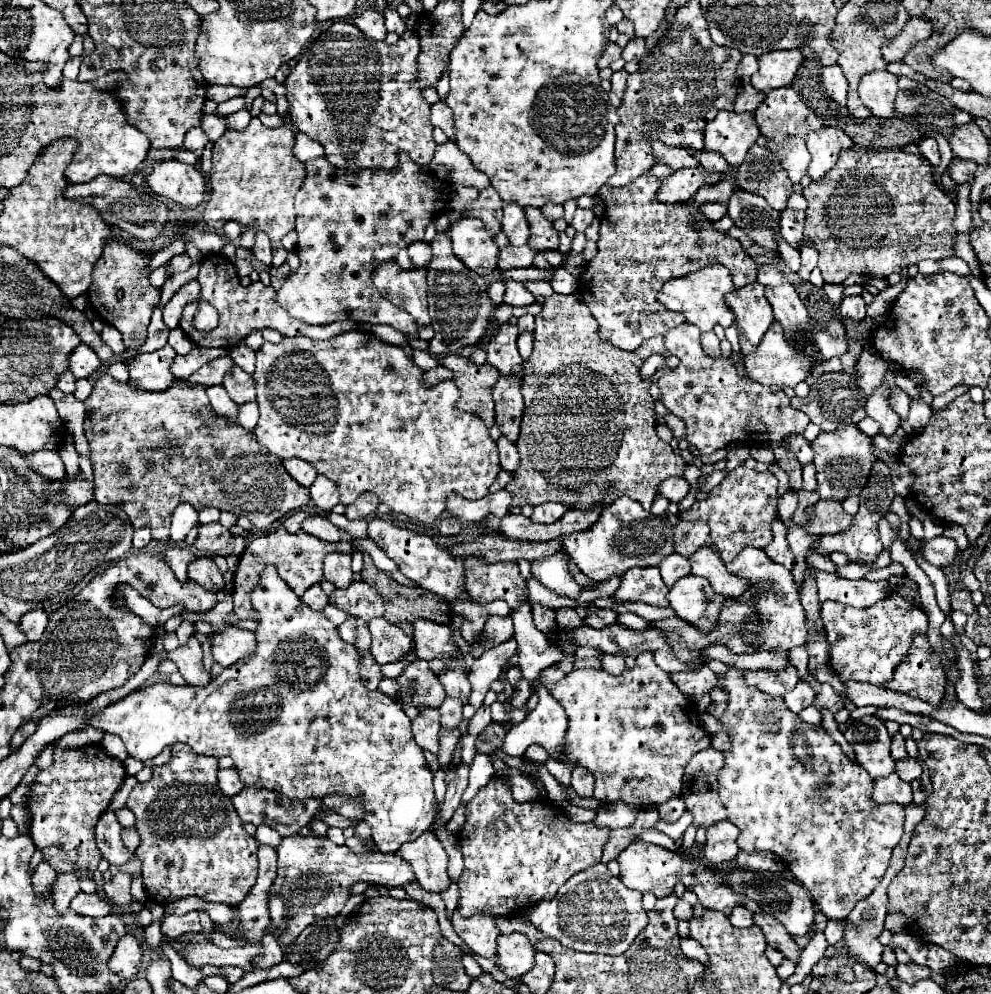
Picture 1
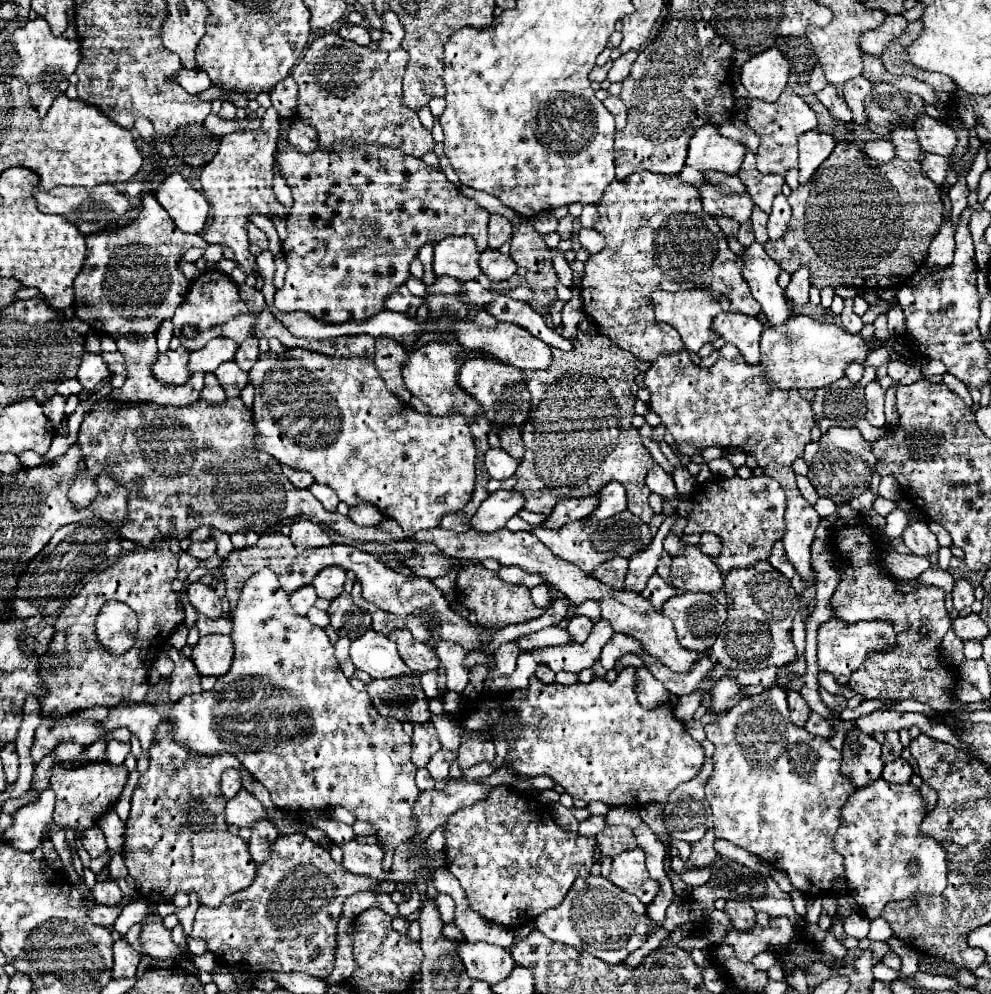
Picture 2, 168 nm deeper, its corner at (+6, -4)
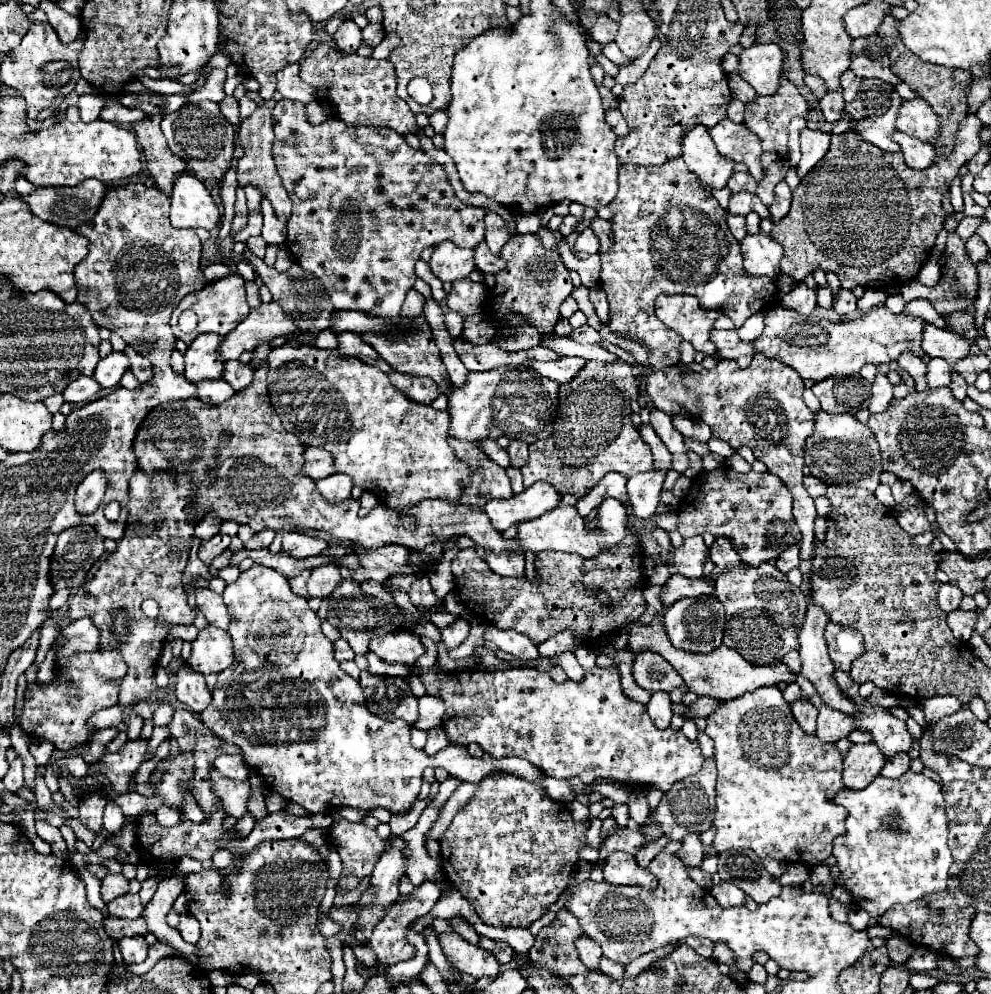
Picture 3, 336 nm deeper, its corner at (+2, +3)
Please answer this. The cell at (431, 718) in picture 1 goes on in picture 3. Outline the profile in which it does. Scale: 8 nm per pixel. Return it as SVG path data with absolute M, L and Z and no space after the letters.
M435 727L427 735L429 735L427 737L427 745L425 745L425 753L427 755L435 755L437 751L441 751L441 749L445 749L449 745L447 735L443 733L443 727Z

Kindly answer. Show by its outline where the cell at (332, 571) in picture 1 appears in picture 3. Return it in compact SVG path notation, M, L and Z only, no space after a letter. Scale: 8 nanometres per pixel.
M323 565L319 569L313 569L307 581L307 597L329 597L339 581L341 575L337 565Z

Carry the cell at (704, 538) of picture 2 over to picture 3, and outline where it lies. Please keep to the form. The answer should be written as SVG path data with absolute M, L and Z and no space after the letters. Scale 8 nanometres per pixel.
M719 537L713 547L711 547L711 561L721 569L721 571L731 571L735 567L743 567L743 561L739 561L735 549L727 543L725 537Z

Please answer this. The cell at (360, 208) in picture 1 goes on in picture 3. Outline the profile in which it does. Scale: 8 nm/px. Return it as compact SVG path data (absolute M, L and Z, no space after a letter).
M291 99L277 101L273 109L273 131L273 161L293 201L293 211L287 221L287 247L305 271L321 279L335 309L399 317L403 299L417 279L413 265L425 247L451 241L473 249L483 241L485 211L461 203L443 167L421 149L409 147L399 133L383 125L355 127L339 119L311 125L305 115L305 103Z

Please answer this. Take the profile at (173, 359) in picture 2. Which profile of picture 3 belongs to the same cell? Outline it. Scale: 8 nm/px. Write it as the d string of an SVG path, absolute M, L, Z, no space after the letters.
M205 333L189 345L185 353L185 377L191 383L223 377L225 361L219 357L219 341L223 341L223 335Z

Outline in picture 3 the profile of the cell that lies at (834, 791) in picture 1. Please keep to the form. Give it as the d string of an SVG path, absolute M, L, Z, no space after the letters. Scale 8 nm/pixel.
M763 687L763 689L755 689L751 693L745 693L739 699L733 701L723 701L719 705L719 709L715 709L715 713L711 713L711 717L707 717L707 729L705 733L713 739L715 747L713 747L713 759L717 763L717 809L715 809L715 819L713 825L717 829L715 839L713 839L713 849L717 853L723 853L727 849L751 849L755 851L761 859L771 857L777 861L785 861L785 863L801 863L807 867L815 867L819 863L823 863L829 855L831 855L831 847L833 847L833 839L839 837L839 833L843 833L843 821L847 817L847 811L839 805L835 805L835 795L839 789L843 789L843 781L841 781L841 753L837 751L837 747L833 743L823 743L819 741L815 735L807 735L803 733L803 729L795 723L795 717L791 715L791 707L789 703L783 699L783 693L777 687Z

